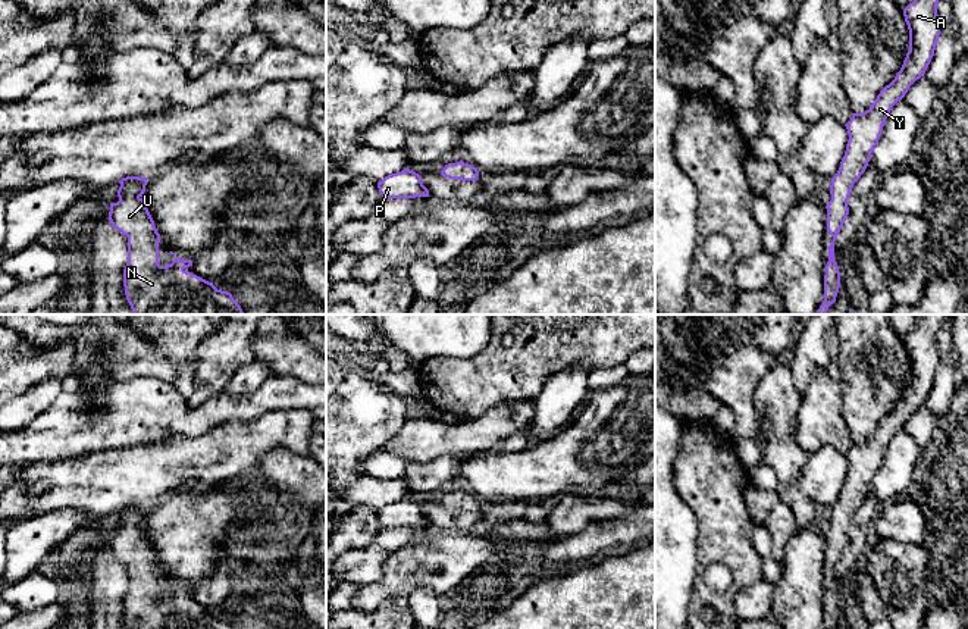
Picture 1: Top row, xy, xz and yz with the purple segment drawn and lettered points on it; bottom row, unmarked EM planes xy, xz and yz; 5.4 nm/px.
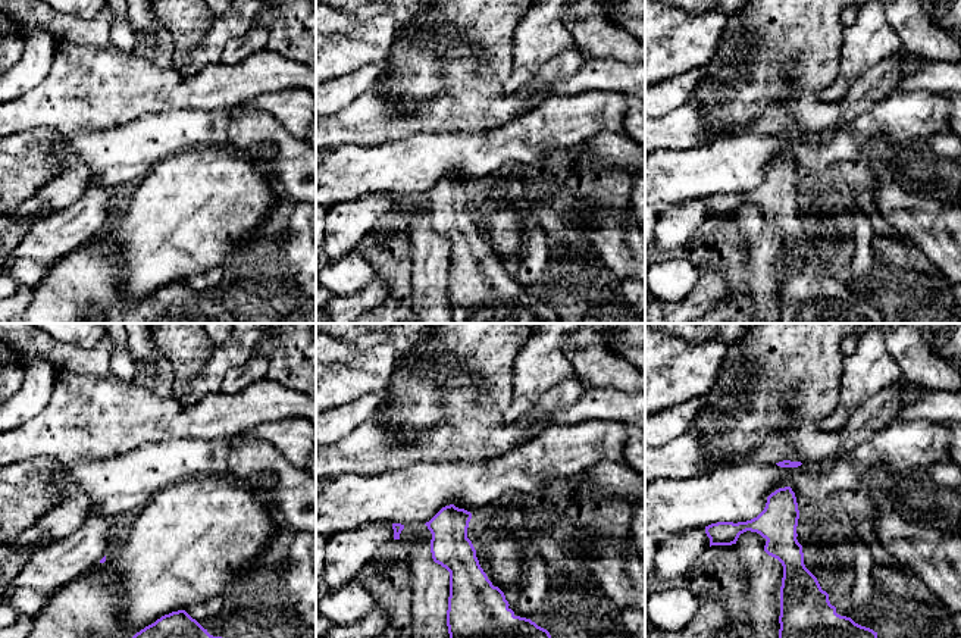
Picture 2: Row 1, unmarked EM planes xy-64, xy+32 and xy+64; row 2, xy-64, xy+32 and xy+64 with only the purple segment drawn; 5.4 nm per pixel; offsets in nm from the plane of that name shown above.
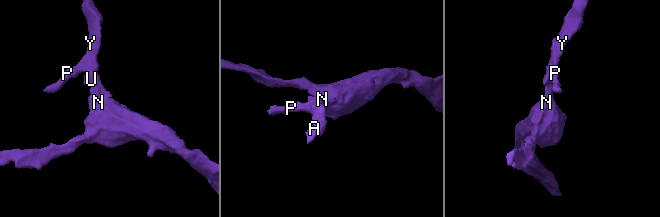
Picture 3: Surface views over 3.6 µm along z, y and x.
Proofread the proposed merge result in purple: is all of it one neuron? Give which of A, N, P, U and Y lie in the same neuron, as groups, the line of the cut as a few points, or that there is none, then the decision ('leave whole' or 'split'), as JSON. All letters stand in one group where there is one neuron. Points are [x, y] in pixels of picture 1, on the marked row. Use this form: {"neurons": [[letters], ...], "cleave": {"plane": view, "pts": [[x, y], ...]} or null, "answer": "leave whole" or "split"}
{"neurons": [["A", "N", "P", "U", "Y"]], "cleave": null, "answer": "leave whole"}

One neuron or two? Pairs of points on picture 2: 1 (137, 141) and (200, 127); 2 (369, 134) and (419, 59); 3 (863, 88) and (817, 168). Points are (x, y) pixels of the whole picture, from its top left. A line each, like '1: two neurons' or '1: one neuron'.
1: one neuron
2: two neurons
3: two neurons

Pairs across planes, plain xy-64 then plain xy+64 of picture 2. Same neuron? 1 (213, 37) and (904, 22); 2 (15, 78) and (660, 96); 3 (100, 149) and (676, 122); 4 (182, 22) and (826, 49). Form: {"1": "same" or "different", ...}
{"1": "different", "2": "same", "3": "different", "4": "same"}

